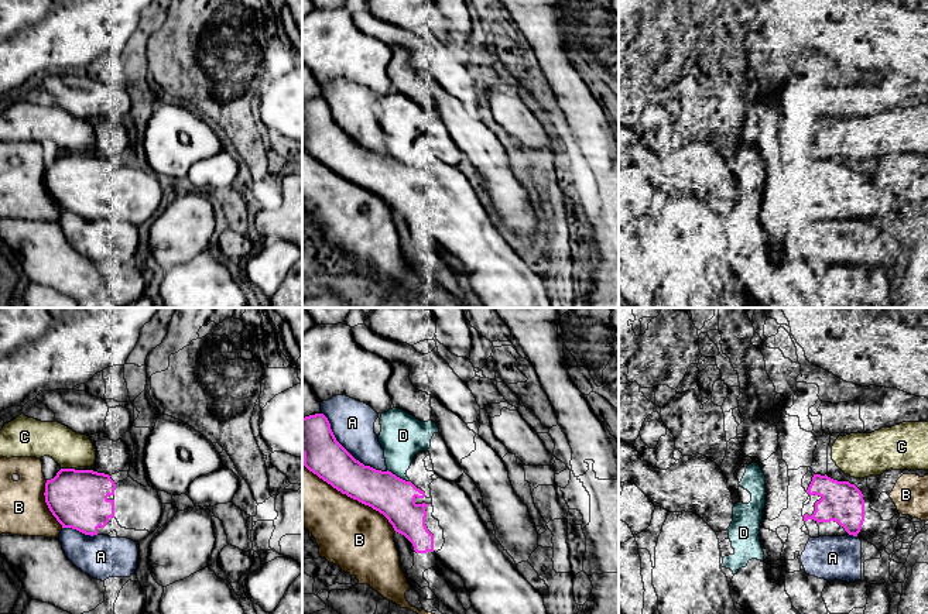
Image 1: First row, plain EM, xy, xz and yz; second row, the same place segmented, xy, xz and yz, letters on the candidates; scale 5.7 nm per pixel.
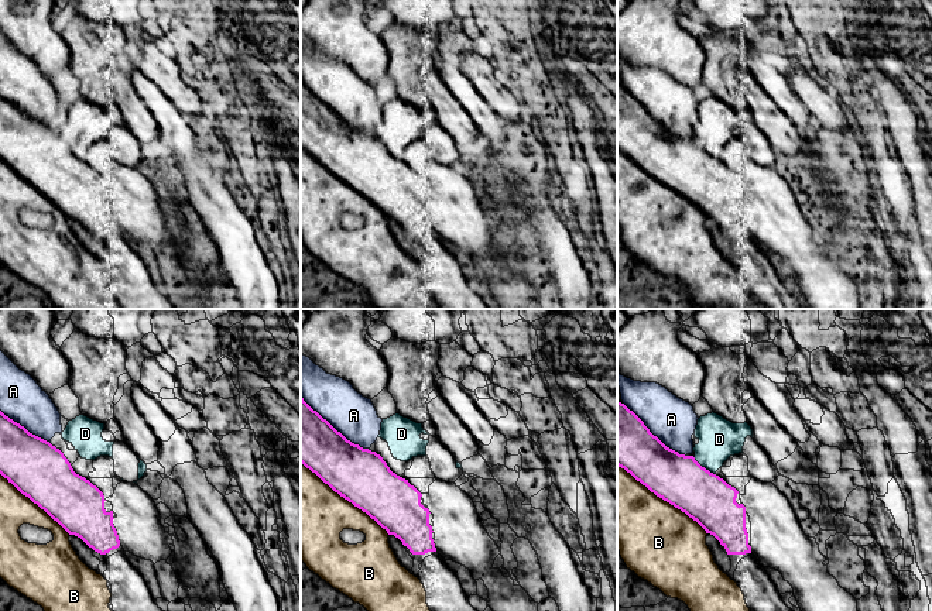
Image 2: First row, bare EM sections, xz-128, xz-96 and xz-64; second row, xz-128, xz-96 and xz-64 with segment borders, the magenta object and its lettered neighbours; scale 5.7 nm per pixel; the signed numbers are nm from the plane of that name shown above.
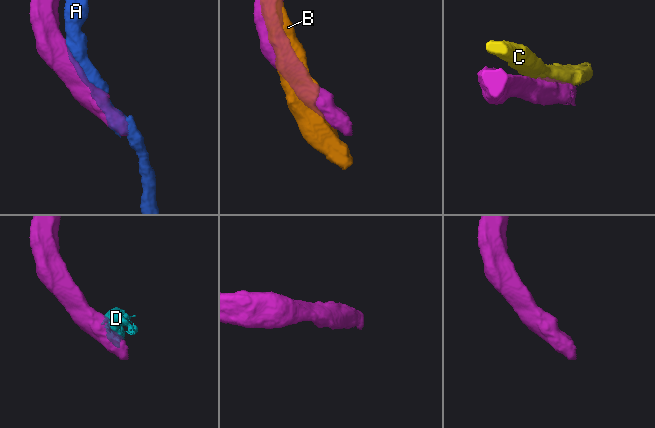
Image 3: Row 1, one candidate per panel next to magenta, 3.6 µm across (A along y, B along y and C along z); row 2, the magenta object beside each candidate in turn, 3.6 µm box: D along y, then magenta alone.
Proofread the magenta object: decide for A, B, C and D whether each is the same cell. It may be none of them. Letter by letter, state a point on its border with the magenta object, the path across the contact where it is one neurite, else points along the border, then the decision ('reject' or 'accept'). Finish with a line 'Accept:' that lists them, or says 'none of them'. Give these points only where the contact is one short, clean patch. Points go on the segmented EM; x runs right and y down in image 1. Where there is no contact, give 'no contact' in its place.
A: meets magenta in xz at (348, 452); reject
B: meets magenta in xz at (352, 497); reject
C: meets magenta in xy at (68, 469); reject
D: meets magenta in xz at (399, 477); border along xz (387, 469), (408, 482); reject
Accept: none of them

